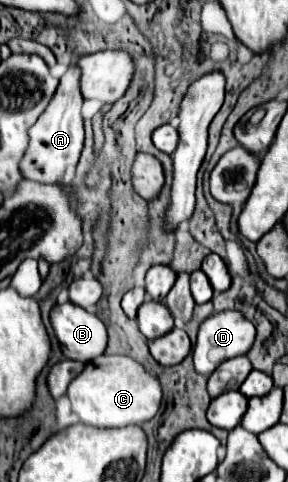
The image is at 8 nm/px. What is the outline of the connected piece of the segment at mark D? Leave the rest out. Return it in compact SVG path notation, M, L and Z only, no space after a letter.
M220 312L220 314L208 316L200 326L198 340L196 340L196 346L192 352L194 370L198 374L210 376L220 366L220 362L246 354L250 350L250 344L254 342L254 336L256 336L254 324L250 324L250 320L246 320L240 312Z

